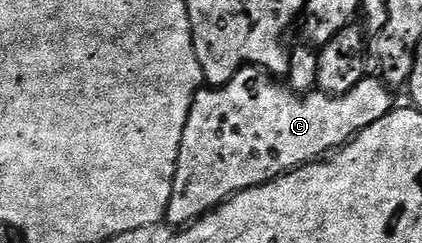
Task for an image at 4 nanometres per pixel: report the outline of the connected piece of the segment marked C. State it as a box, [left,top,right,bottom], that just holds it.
[166,66,394,226]

